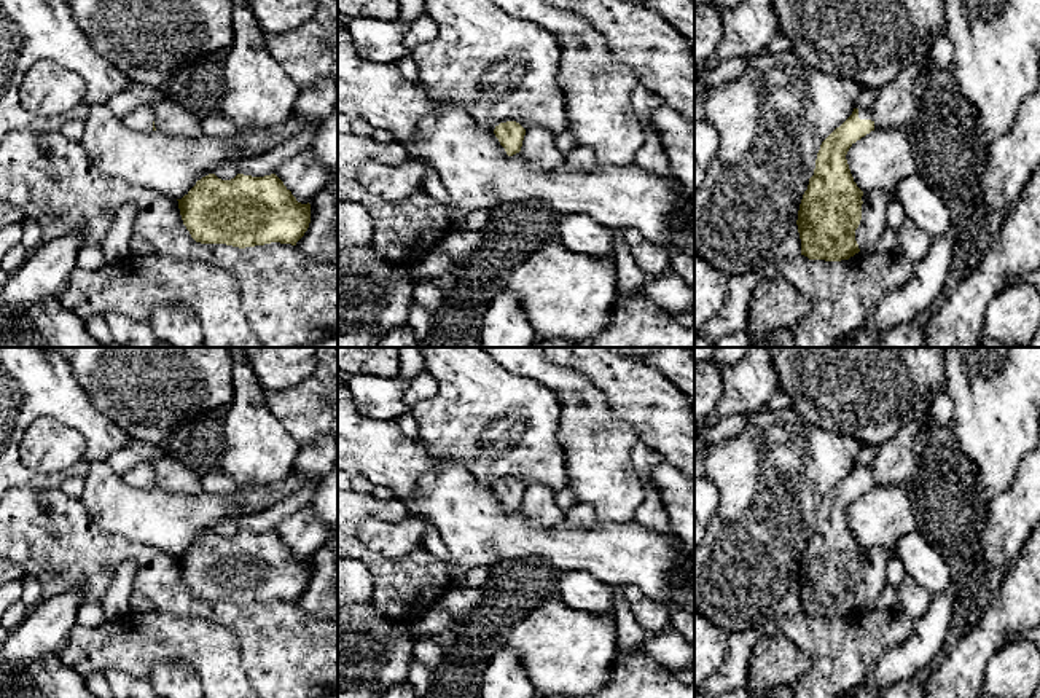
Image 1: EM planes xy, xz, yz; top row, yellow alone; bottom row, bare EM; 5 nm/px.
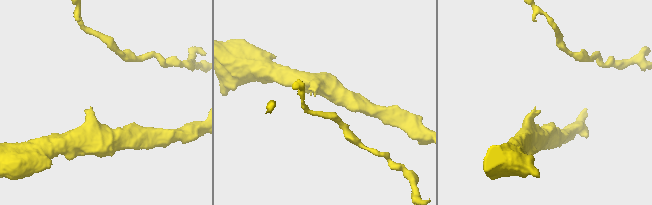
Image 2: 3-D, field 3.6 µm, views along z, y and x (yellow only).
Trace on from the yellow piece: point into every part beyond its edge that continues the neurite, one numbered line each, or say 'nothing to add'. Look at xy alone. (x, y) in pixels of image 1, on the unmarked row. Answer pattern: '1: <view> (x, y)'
1: xy (140, 475)

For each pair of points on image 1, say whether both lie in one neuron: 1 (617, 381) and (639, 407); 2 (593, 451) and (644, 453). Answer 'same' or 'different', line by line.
1: same
2: different

